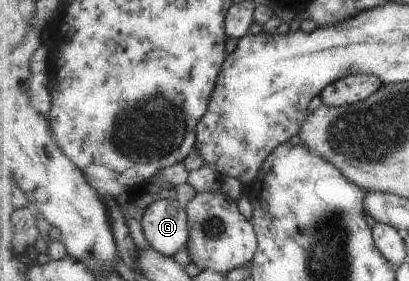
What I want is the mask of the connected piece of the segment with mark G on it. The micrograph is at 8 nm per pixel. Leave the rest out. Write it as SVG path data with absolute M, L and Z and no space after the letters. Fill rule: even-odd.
M169 198L153 202L143 218L143 229L151 247L173 257L190 241L190 223L185 201Z

